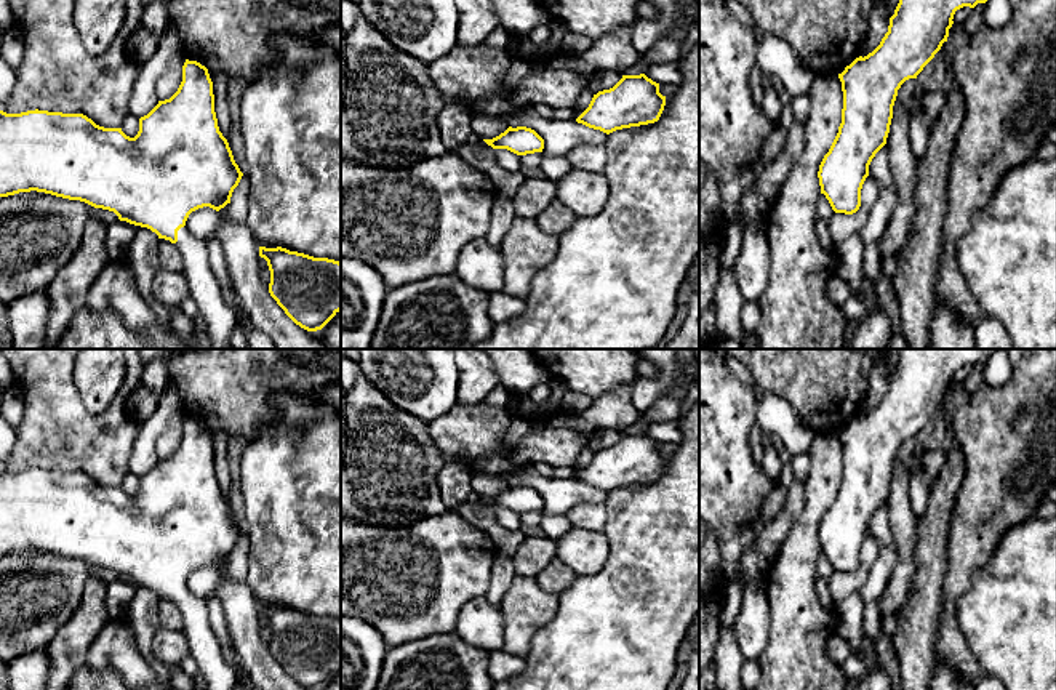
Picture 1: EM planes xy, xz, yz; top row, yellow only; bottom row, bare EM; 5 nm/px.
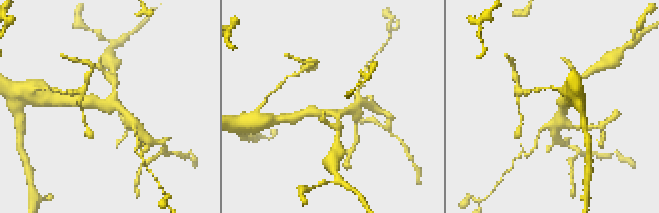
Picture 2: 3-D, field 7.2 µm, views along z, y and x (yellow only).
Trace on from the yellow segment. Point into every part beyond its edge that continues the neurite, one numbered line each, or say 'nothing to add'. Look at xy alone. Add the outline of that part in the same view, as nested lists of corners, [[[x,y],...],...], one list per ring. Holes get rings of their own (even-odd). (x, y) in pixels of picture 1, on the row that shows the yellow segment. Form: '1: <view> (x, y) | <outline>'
1: xy (220, 319) | [[[187,227],[178,231],[174,243],[182,256],[182,274],[187,280],[190,296],[197,303],[198,314],[206,323],[206,335],[213,349],[232,349],[230,336],[237,327],[235,314],[221,296],[210,263],[206,243],[194,237]]]

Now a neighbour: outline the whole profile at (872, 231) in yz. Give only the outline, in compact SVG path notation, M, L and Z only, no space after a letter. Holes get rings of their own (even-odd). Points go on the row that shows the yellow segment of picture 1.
M886 144L872 158L869 175L877 178L882 192L859 234L864 243L878 243L898 200L896 184L888 163Z

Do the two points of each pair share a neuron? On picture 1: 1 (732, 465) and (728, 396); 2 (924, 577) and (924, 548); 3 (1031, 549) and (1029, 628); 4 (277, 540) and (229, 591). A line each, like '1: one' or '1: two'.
1: one
2: one
3: one
4: two

